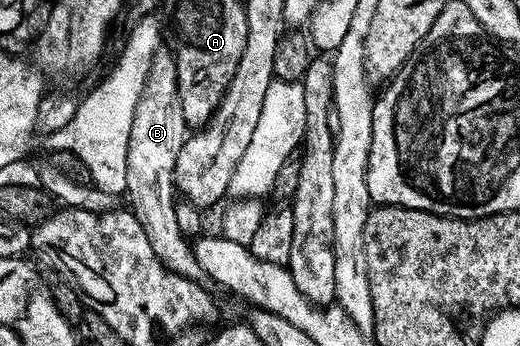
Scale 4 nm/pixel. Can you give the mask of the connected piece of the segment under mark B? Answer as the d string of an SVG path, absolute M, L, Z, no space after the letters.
M160 46L153 54L150 63L149 76L146 78L145 87L137 100L136 109L133 110L133 121L129 130L129 143L126 151L126 197L129 198L128 207L142 224L149 246L154 254L169 272L181 274L196 284L208 285L210 280L201 264L197 261L196 254L190 241L179 229L175 206L177 192L174 187L176 160L181 152L181 147L189 135L189 126L182 113L181 98L177 90L177 70L174 51L167 46Z

